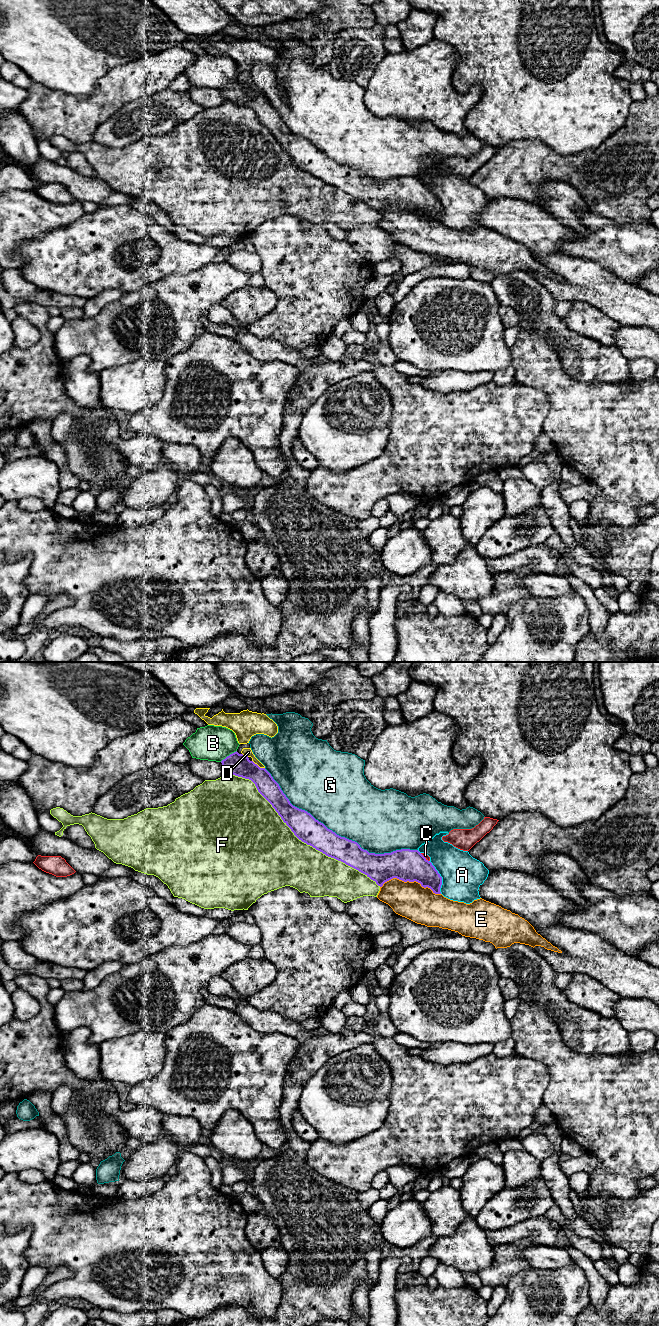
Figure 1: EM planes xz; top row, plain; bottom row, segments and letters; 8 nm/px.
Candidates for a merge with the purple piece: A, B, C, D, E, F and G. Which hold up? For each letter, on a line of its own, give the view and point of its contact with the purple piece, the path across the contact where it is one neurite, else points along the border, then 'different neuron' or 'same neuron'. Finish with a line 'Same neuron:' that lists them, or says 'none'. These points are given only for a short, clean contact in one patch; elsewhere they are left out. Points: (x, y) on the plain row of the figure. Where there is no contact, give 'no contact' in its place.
A: xz (441, 205) | different neuron
B: xz (229, 83) | different neuron
C: xz (424, 185) | different neuron
D: xz (257, 93) | different neuron
E: xz (410, 209) | different neuron
F: xz (299, 167) | different neuron
G: xz (336, 162) | different neuron
Same neuron: none

